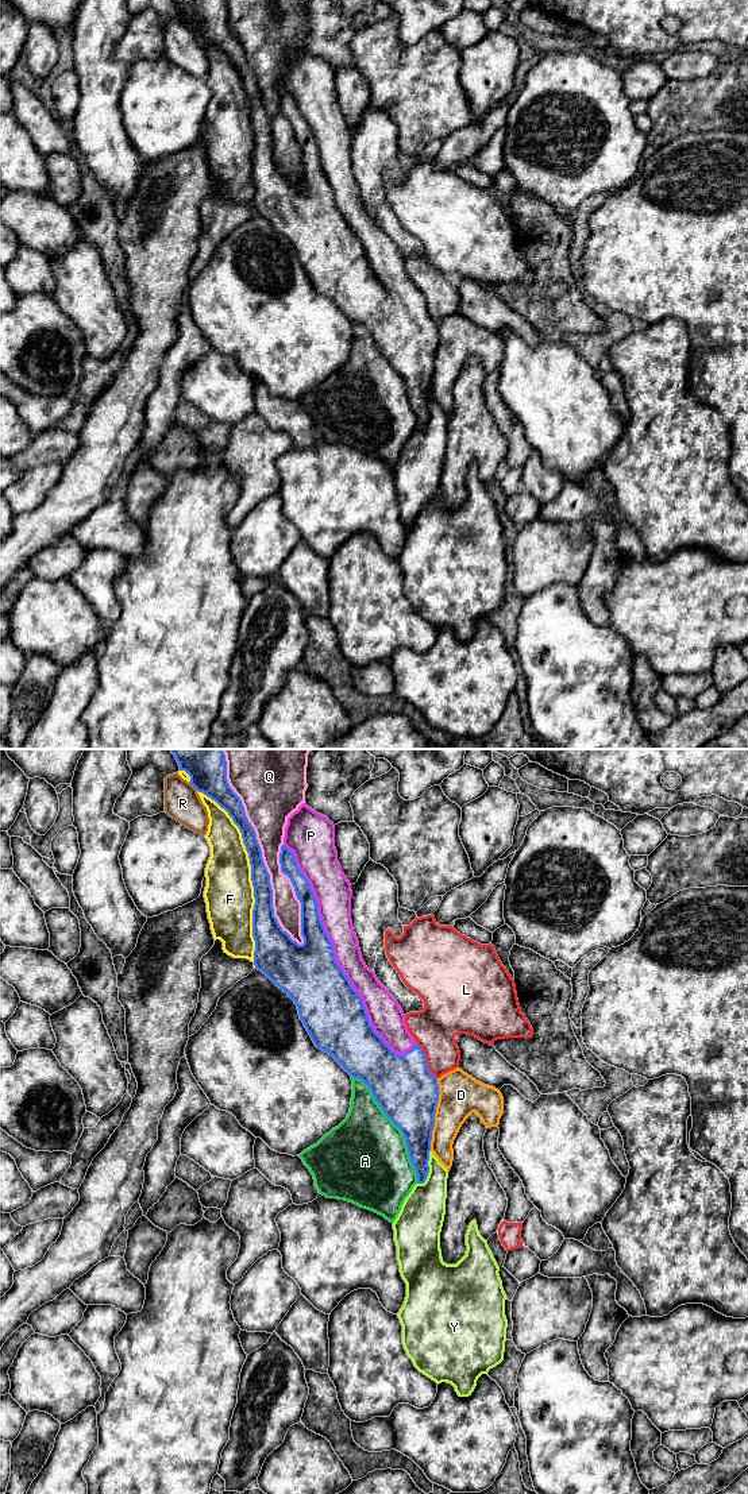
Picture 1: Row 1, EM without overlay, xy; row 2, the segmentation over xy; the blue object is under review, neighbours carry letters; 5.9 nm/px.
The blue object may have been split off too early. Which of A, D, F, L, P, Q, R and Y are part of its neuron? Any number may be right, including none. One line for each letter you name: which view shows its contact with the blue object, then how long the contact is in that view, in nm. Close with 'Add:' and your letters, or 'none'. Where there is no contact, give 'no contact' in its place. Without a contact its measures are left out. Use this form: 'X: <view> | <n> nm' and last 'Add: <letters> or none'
P: xy | 1450 nm
Add: P

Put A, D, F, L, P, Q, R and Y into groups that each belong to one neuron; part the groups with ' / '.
A / D / F Q / L / P / R / Y

